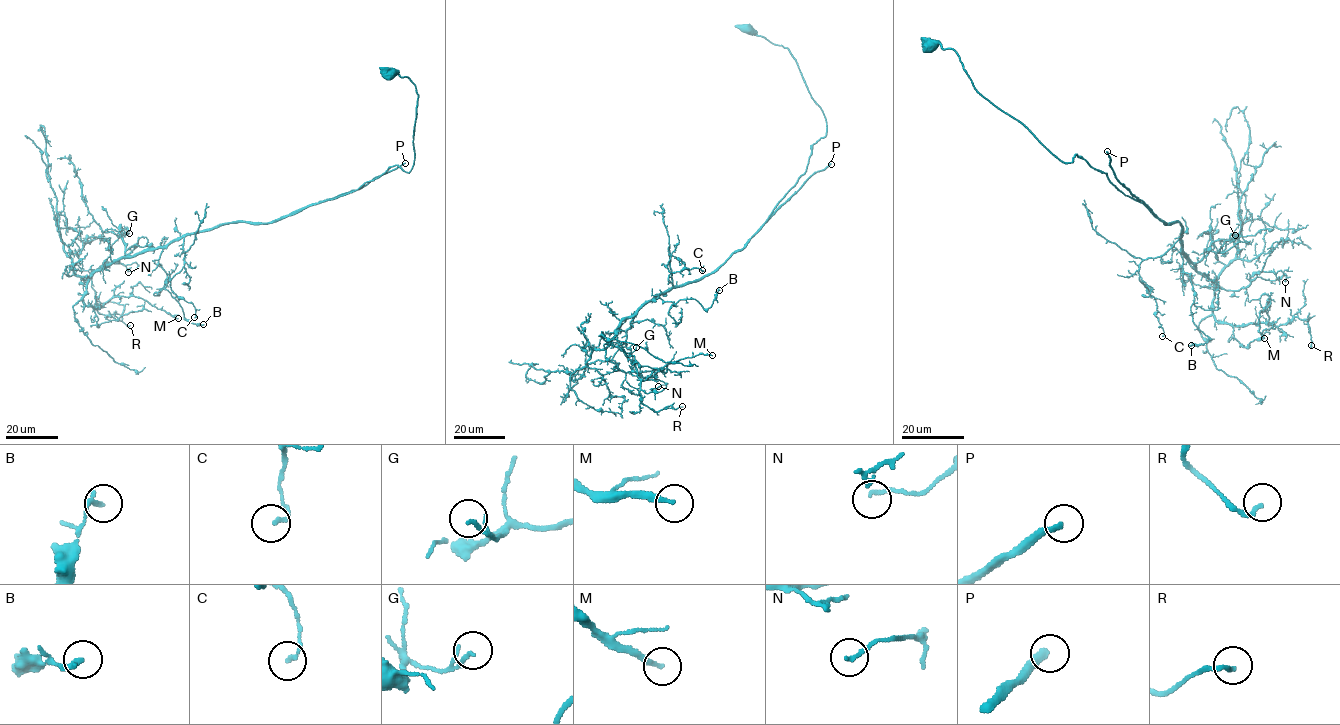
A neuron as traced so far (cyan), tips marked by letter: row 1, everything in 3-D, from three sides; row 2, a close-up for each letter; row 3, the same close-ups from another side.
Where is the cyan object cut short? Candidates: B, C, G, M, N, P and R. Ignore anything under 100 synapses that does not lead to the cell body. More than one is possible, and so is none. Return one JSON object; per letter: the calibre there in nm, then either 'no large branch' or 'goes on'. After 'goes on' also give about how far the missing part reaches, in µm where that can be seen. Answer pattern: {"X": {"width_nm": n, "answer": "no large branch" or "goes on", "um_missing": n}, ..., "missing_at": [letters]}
{"B": {"width_nm": 200, "answer": "no large branch"}, "C": {"width_nm": 130, "answer": "no large branch"}, "G": {"width_nm": 90, "answer": "no large branch"}, "M": {"width_nm": 200, "answer": "no large branch"}, "N": {"width_nm": 120, "answer": "no large branch"}, "P": {"width_nm": 260, "answer": "goes on", "um_missing": 350}, "R": {"width_nm": 170, "answer": "no large branch"}, "missing_at": ["P"]}

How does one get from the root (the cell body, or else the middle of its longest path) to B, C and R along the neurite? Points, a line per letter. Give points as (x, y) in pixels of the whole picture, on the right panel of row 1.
B: (932, 43), (1060, 160), (1082, 156), (1179, 222), (1208, 339), (1191, 345)
C: (932, 43), (1060, 160), (1082, 156), (1179, 222), (1138, 272), (1162, 336)
R: (932, 43), (1060, 160), (1082, 156), (1179, 222), (1215, 319), (1311, 317), (1311, 345)

